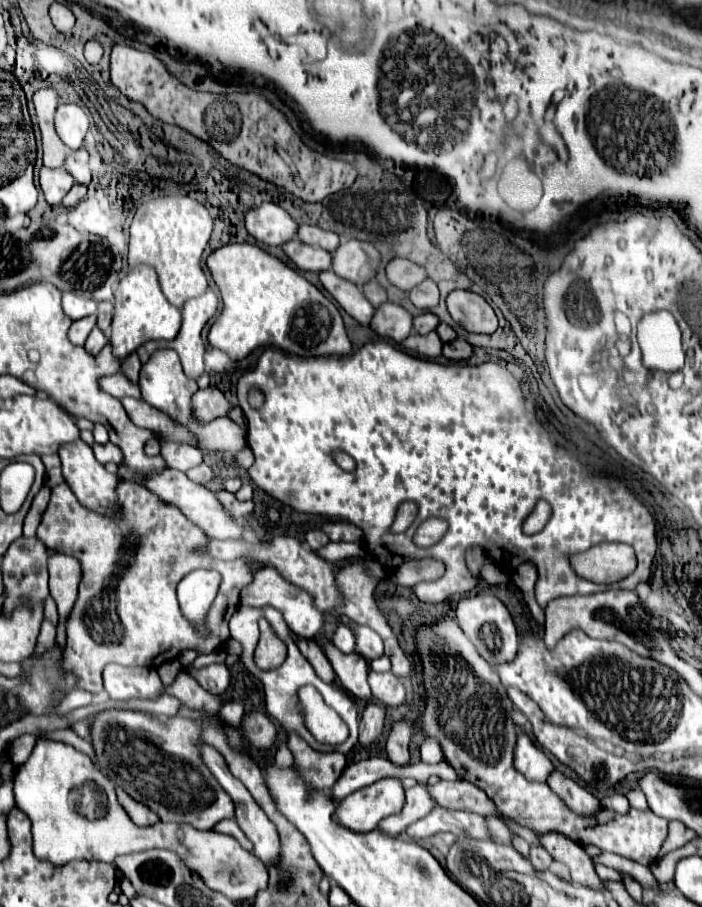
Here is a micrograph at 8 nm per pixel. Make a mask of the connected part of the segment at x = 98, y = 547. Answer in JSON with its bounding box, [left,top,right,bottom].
[38,480,254,694]

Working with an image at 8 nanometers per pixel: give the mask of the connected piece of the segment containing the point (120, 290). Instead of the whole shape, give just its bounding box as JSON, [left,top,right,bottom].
[110,266,182,358]

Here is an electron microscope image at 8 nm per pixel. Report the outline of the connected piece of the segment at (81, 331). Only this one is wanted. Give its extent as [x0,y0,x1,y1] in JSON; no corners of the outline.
[68,314,96,346]

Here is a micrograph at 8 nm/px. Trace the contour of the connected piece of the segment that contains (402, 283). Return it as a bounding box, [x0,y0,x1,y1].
[386,258,428,290]

